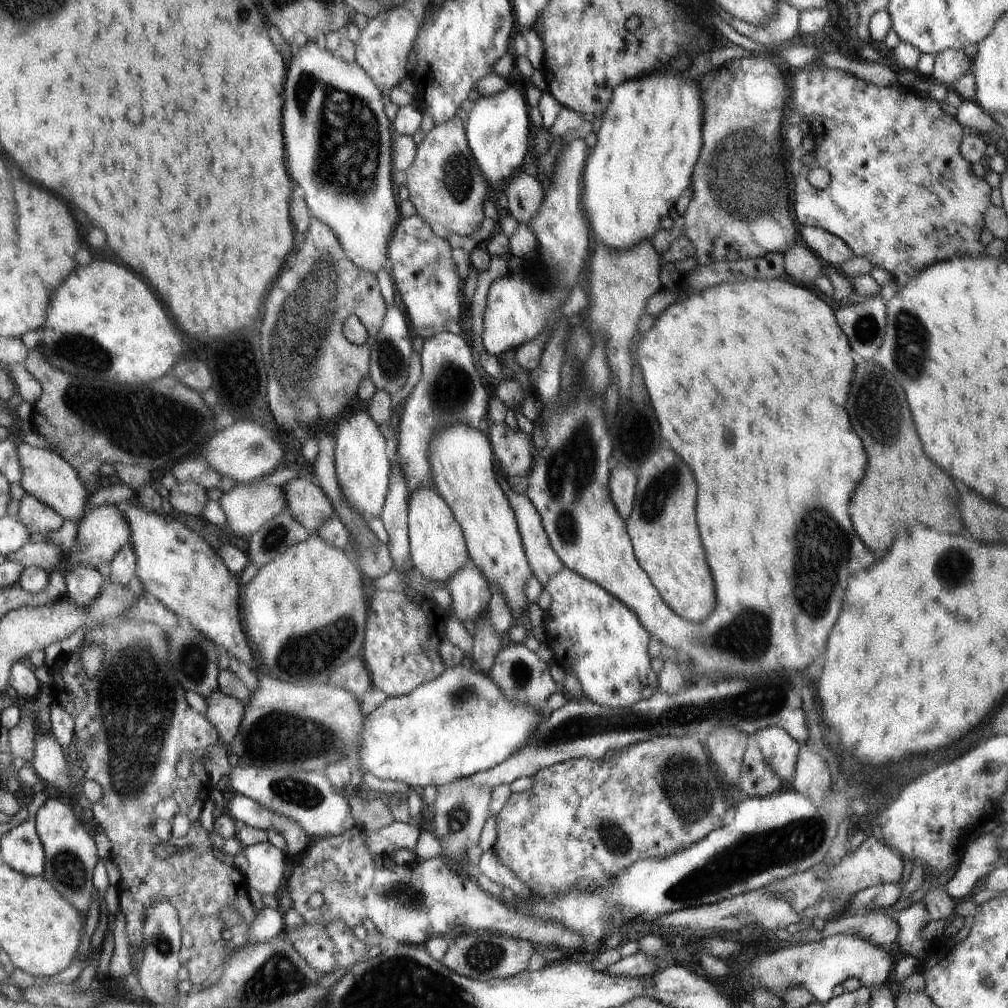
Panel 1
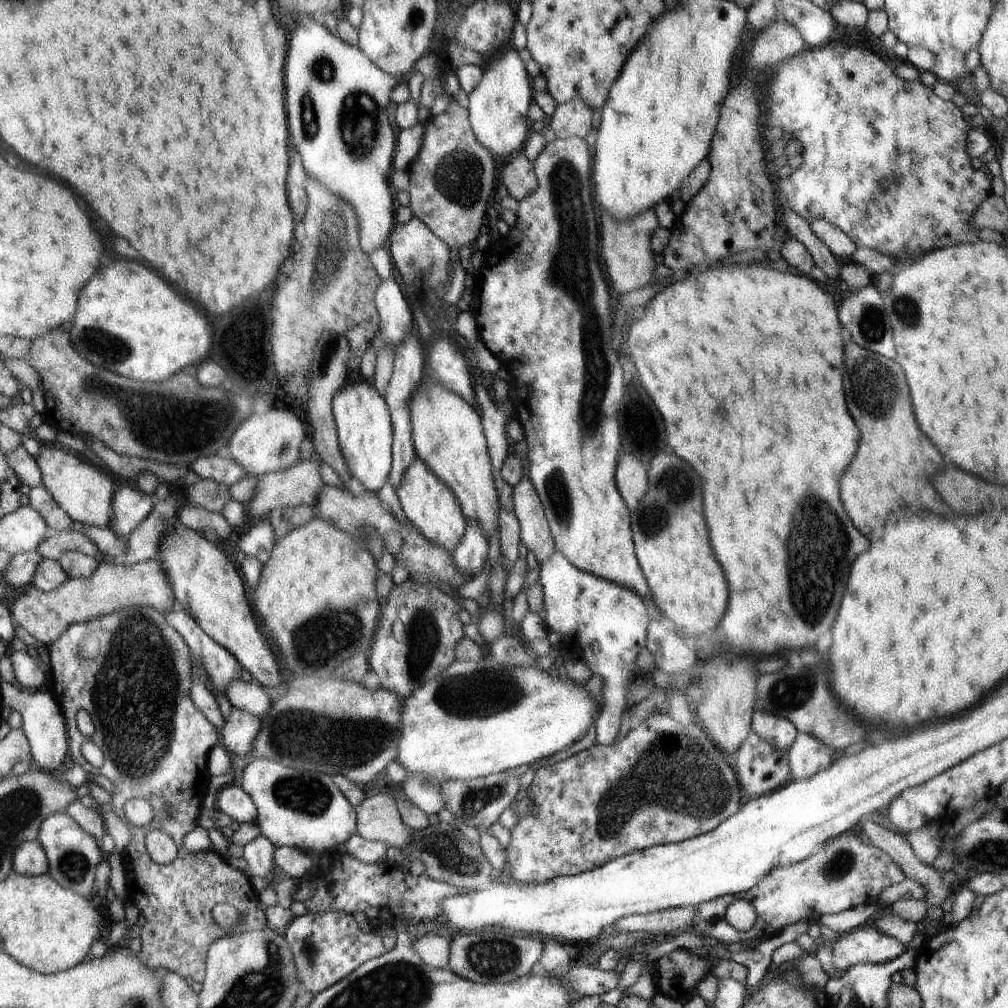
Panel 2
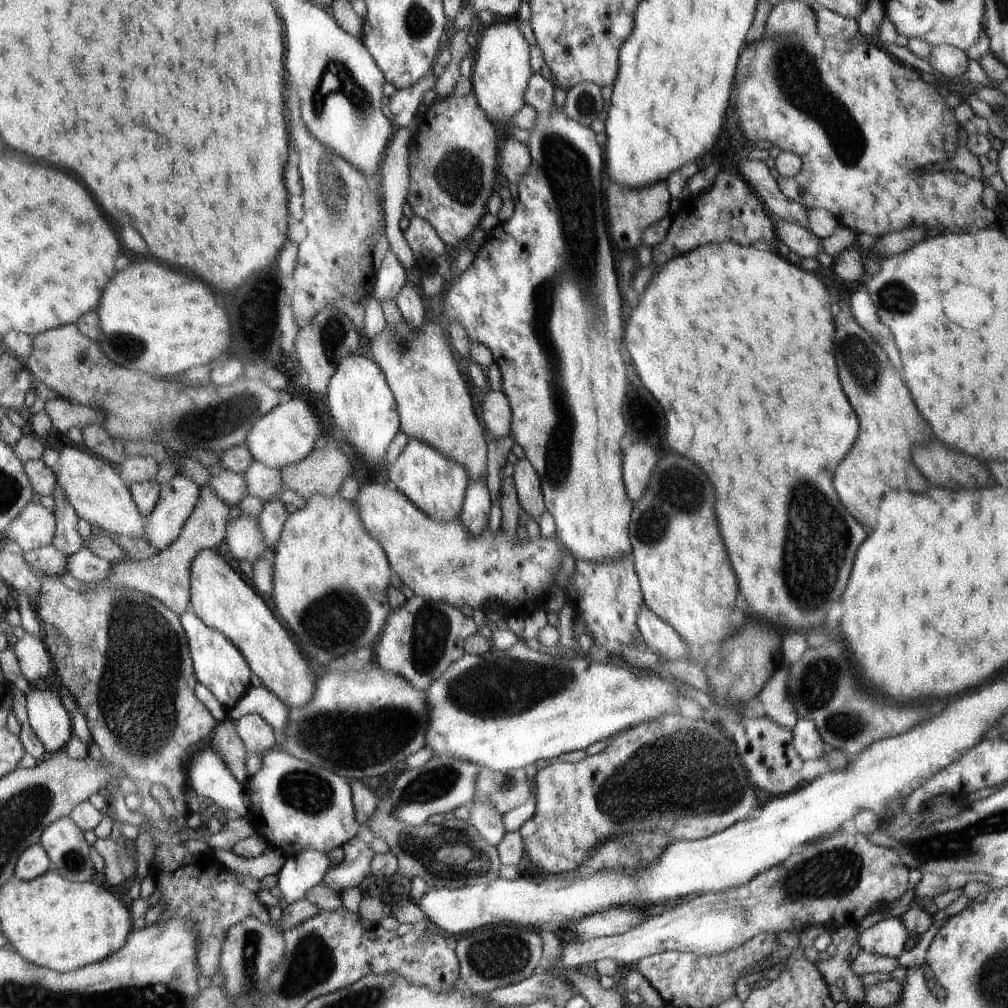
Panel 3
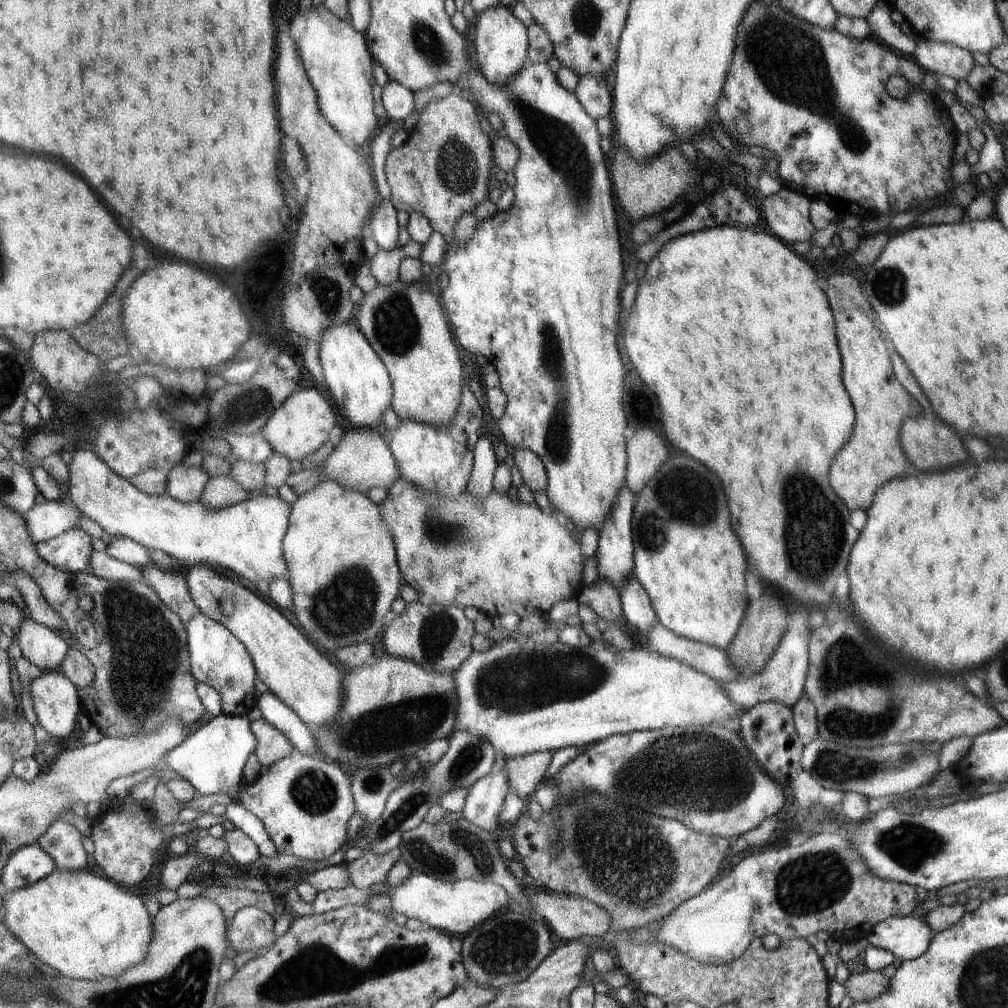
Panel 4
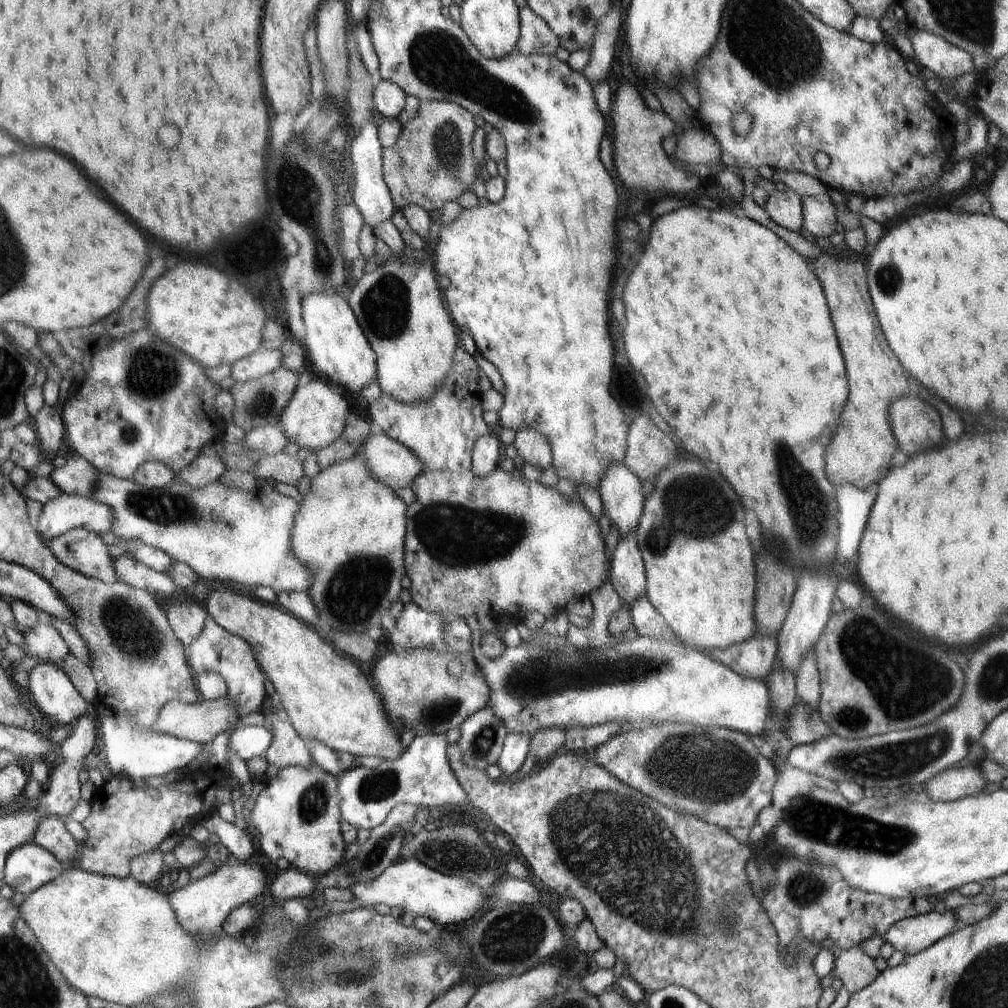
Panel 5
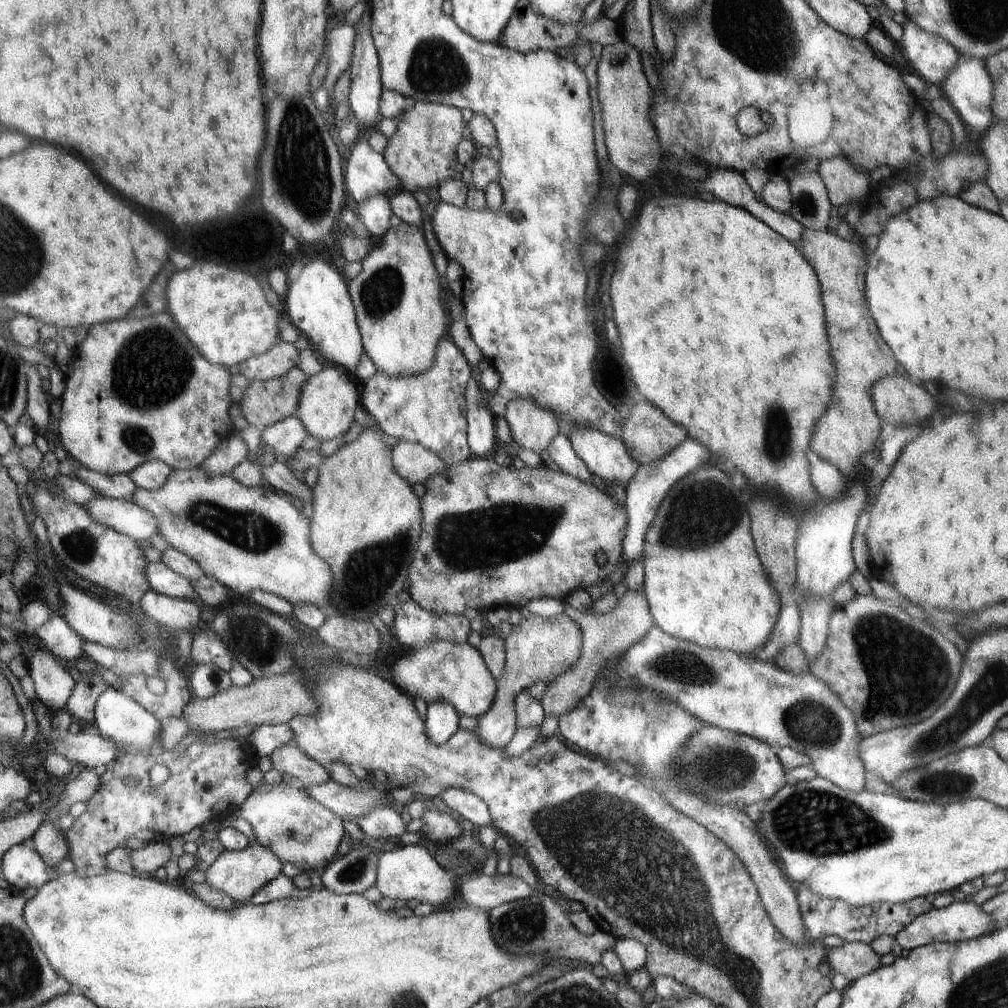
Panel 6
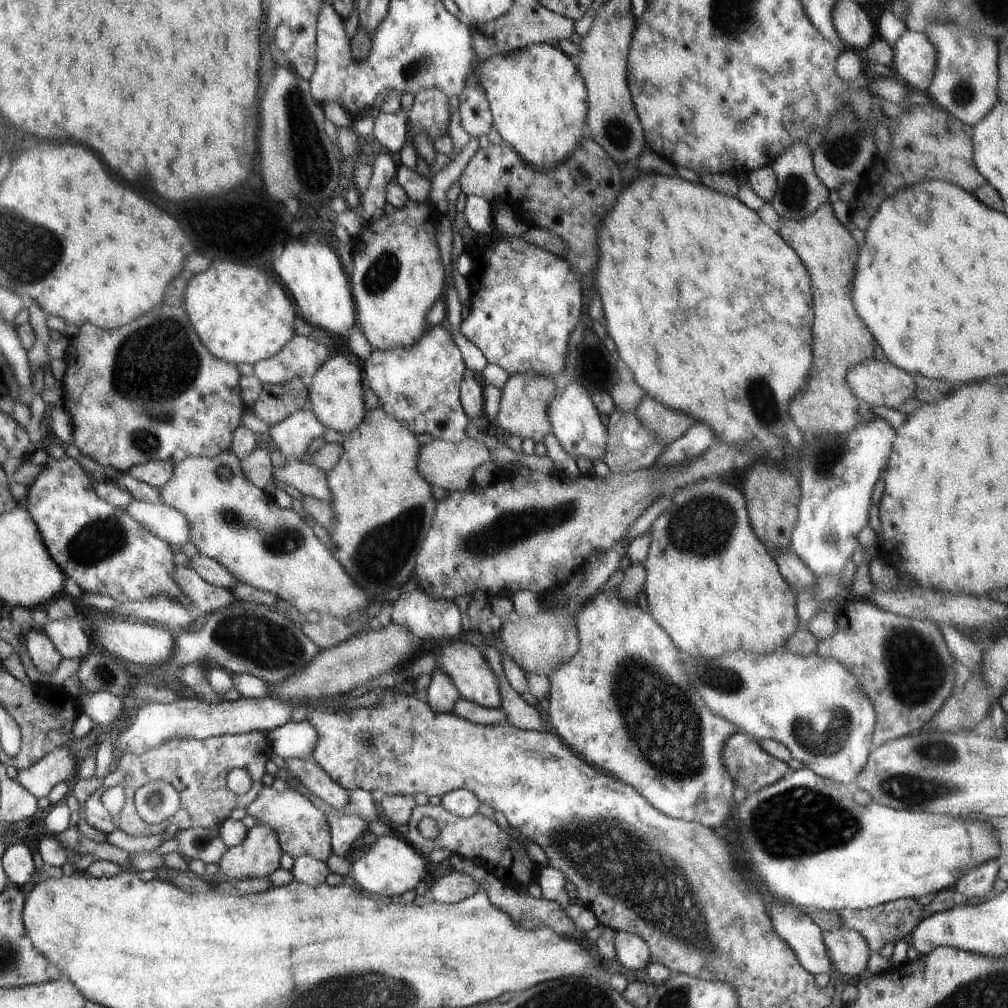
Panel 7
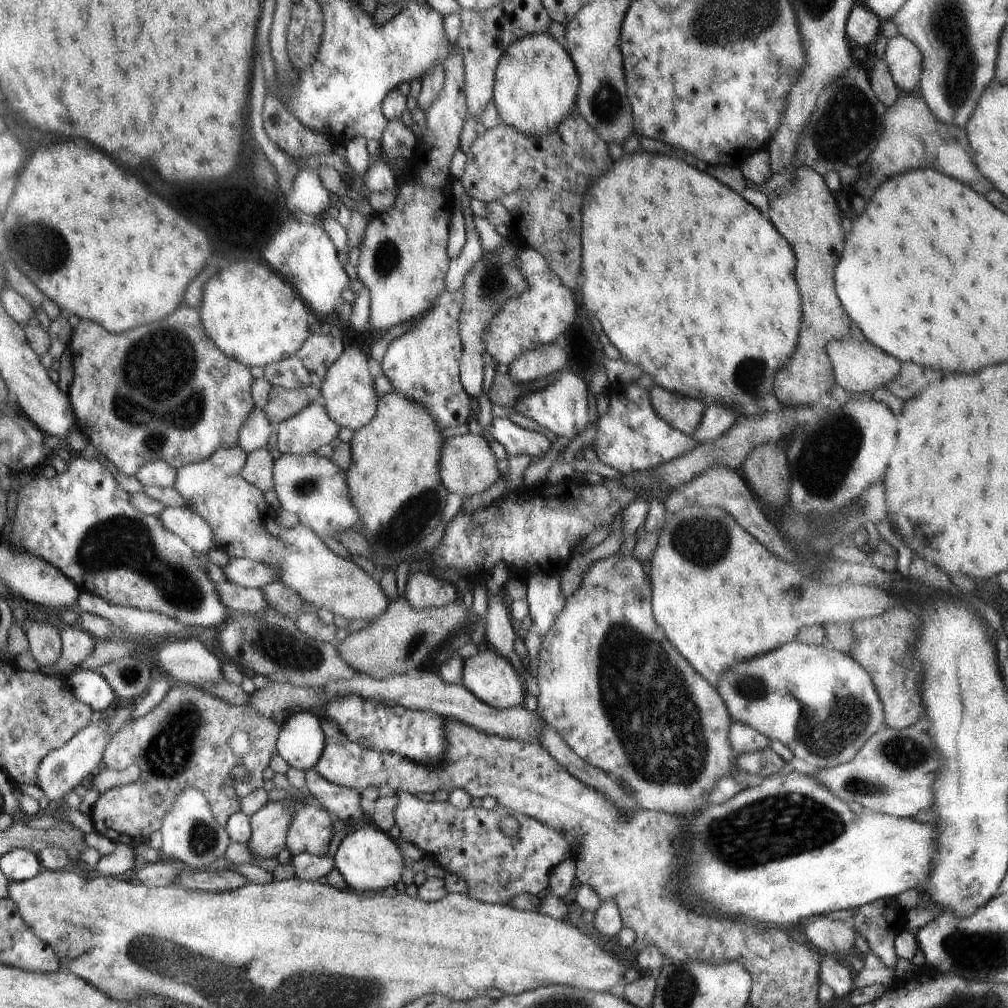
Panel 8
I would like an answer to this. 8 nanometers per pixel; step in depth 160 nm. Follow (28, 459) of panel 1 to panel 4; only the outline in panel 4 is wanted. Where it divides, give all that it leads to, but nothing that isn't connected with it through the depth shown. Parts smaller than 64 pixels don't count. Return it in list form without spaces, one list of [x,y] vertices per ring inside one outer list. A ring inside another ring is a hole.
[[[82,444],[71,449],[72,463],[69,468],[69,500],[78,506],[84,516],[91,518],[102,530],[113,538],[125,537],[138,542],[150,550],[160,550],[180,562],[187,569],[192,566],[216,566],[228,568],[238,576],[250,580],[253,584],[261,580],[270,582],[272,579],[288,578],[287,564],[283,557],[283,538],[289,525],[291,505],[280,497],[270,498],[261,494],[237,505],[210,509],[200,500],[182,504],[170,496],[145,494],[132,486],[130,479],[114,474],[95,453]]]

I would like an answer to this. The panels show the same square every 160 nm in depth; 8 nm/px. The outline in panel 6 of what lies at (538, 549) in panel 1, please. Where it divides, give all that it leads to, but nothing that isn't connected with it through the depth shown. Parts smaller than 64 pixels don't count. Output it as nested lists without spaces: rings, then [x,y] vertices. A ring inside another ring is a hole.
[[[514,398],[514,400],[510,400],[508,402],[508,412],[506,406],[505,418],[516,446],[518,448],[533,450],[538,455],[547,450],[555,436],[563,432],[559,417],[556,414],[552,414],[546,406],[534,404],[532,400],[526,400],[526,398]]]

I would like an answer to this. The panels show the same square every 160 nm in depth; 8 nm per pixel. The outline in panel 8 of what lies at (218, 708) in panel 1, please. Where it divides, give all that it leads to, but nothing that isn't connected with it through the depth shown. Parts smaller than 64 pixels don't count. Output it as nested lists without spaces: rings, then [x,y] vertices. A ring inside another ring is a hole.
[[[313,769],[306,771],[306,793],[327,812],[338,816],[338,820],[356,824],[363,820],[362,794],[359,791],[328,782]]]

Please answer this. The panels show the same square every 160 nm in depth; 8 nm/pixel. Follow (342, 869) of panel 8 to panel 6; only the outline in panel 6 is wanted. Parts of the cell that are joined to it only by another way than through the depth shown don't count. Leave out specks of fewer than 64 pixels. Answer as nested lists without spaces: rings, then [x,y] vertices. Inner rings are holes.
[[[421,844],[405,846],[401,845],[390,852],[380,853],[376,858],[375,887],[382,897],[392,900],[418,900],[424,904],[430,904],[432,908],[441,908],[446,902],[450,902],[457,894],[457,880],[446,870],[441,869],[438,862],[428,853]]]

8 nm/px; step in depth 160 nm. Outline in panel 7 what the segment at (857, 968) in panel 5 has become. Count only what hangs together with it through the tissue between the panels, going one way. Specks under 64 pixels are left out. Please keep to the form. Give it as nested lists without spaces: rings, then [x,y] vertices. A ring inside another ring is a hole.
[[[840,927],[833,932],[822,932],[822,940],[835,974],[848,982],[866,975],[871,951],[858,932]]]

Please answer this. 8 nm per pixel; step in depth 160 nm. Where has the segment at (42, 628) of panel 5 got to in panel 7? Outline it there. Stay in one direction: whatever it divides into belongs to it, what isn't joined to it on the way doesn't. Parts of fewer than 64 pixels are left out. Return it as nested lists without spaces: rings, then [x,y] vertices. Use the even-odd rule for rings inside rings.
[[[72,618],[54,620],[43,629],[44,634],[54,642],[56,650],[63,658],[85,658],[90,650],[90,640],[82,628],[82,623]]]

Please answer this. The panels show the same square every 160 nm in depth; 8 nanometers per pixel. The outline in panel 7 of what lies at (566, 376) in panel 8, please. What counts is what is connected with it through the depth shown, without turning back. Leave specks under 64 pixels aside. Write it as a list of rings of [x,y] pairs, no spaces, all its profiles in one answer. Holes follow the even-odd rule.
[[[577,381],[570,382],[554,394],[548,404],[548,420],[552,426],[552,434],[556,437],[562,448],[571,456],[582,456],[588,461],[604,459],[604,450],[607,444],[607,428],[599,418],[591,396]]]

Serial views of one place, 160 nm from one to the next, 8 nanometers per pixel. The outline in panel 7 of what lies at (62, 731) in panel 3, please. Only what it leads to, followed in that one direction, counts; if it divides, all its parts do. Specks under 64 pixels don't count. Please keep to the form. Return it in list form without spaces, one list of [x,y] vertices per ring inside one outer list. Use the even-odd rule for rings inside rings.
[[[28,627],[25,637],[24,647],[36,670],[47,675],[54,673],[63,660],[54,642],[42,630],[36,630],[34,627]]]

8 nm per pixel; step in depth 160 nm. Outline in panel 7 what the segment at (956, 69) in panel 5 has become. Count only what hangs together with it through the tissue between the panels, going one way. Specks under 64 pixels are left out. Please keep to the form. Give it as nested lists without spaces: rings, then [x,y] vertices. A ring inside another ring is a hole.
[[[907,29],[894,48],[896,79],[915,91],[926,91],[934,74],[936,50],[924,34]]]

